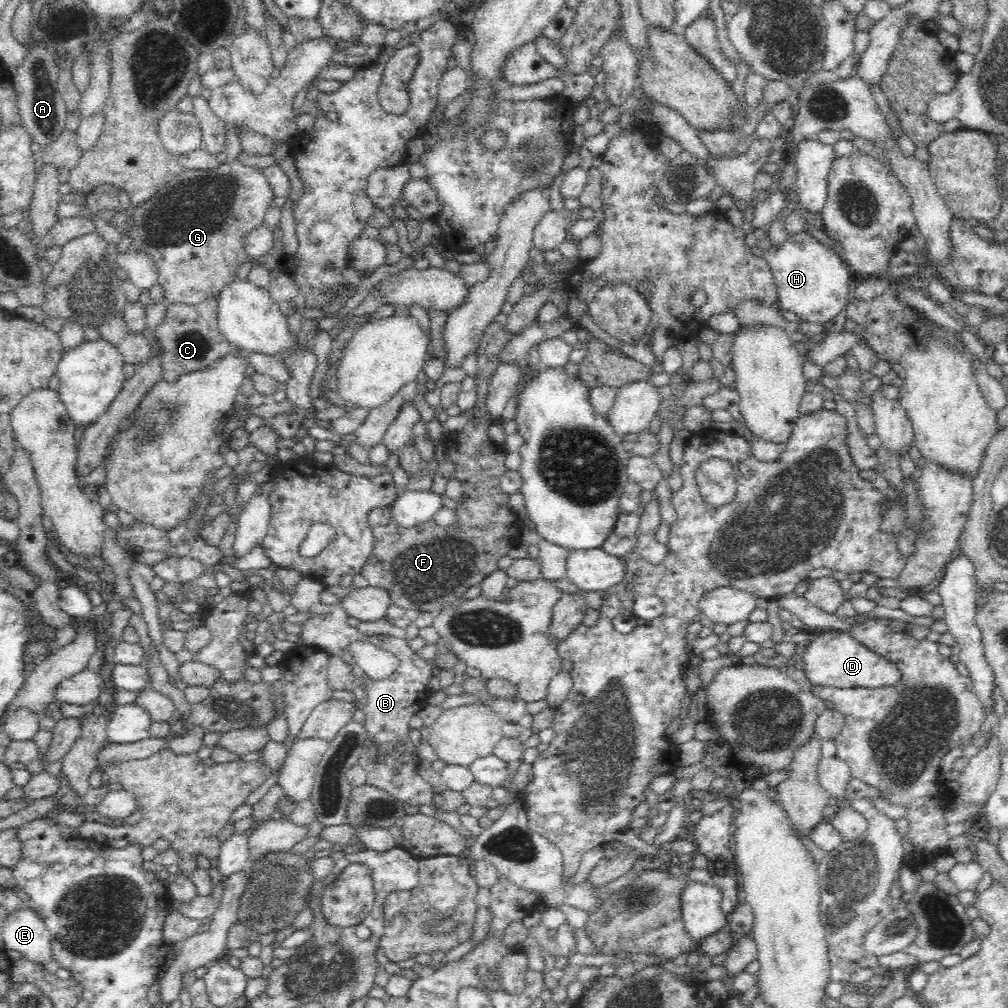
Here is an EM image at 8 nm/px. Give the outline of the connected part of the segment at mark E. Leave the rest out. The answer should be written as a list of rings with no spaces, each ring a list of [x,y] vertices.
[[[28,905],[10,912],[2,924],[4,948],[14,957],[46,964],[52,959],[51,934],[42,917]]]

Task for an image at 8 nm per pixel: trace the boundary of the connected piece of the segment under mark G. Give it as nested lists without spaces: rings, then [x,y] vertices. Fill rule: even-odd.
[[[238,160],[226,162],[212,170],[183,170],[154,199],[136,208],[133,225],[127,229],[128,236],[132,238],[130,250],[150,253],[158,267],[159,284],[164,288],[163,298],[169,305],[200,304],[203,300],[218,296],[226,285],[235,280],[240,266],[252,262],[254,258],[245,249],[245,238],[264,225],[265,214],[273,208],[275,197],[265,172]]]

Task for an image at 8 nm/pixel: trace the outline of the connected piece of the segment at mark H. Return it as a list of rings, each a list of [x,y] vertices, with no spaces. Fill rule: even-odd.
[[[807,232],[789,236],[786,242],[776,249],[771,247],[763,253],[774,275],[779,309],[789,310],[799,320],[816,322],[826,326],[842,320],[842,312],[851,300],[851,270],[845,262],[830,248],[820,243]]]

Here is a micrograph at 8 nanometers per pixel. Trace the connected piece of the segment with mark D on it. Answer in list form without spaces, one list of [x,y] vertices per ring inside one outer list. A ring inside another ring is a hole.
[[[835,630],[818,631],[812,636],[800,656],[804,662],[805,676],[810,685],[820,690],[836,688],[875,688],[882,685],[897,684],[899,671],[894,664],[884,661],[876,653],[868,650],[862,643],[858,642],[850,632]]]

